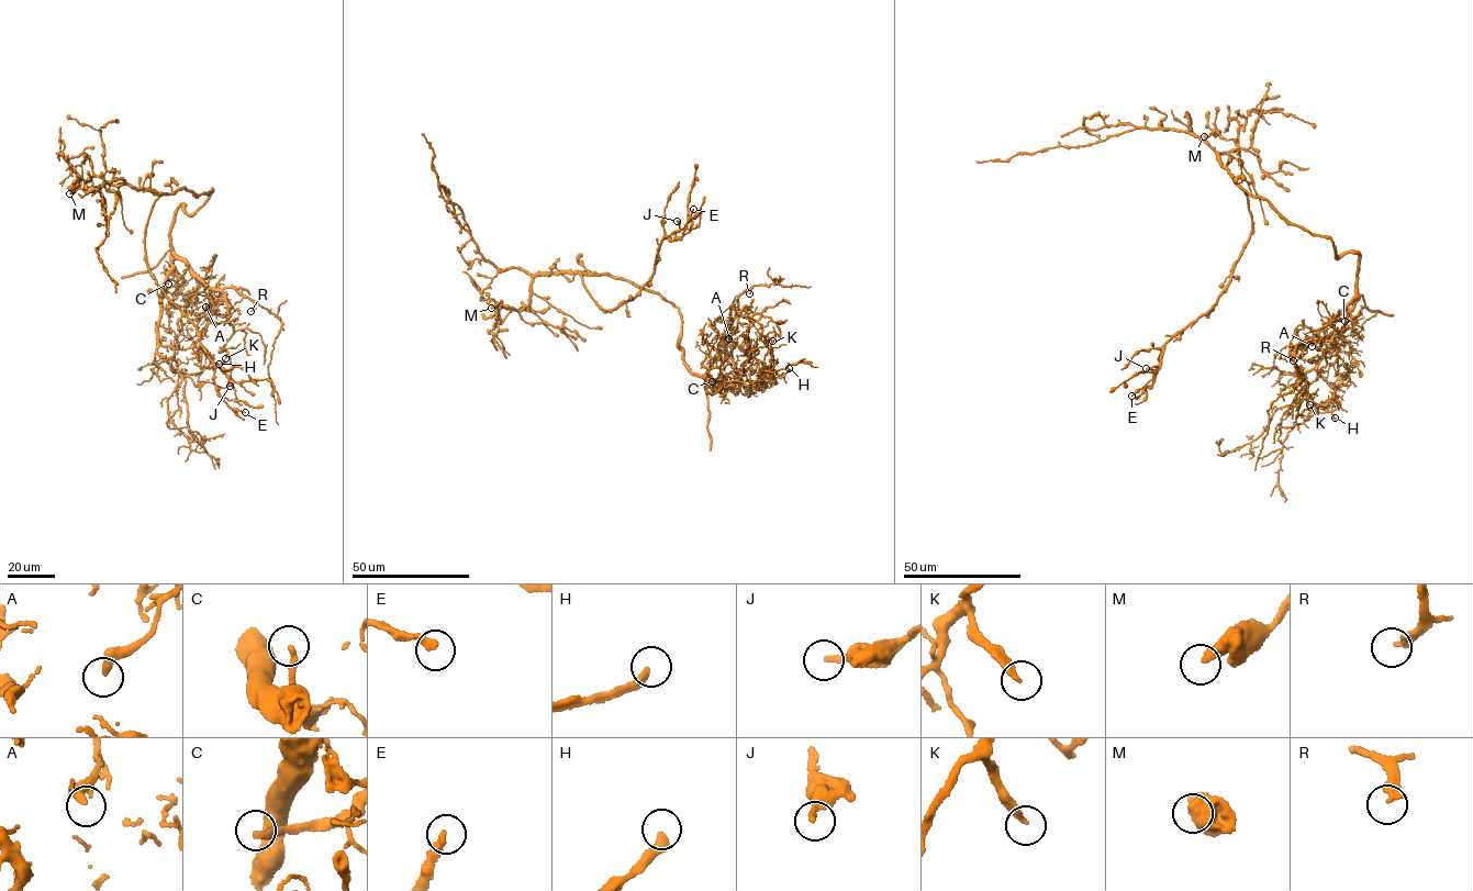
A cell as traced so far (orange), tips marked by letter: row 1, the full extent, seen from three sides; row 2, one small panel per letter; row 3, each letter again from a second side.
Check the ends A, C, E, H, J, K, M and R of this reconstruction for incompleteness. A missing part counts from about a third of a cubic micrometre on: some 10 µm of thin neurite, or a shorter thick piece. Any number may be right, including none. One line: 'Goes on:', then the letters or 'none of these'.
Goes on: C, E, J, R

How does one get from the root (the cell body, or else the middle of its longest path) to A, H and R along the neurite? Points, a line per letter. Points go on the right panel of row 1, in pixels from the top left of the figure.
A: (1323, 236), (1331, 241), (1336, 257), (1357, 253), (1358, 269), (1352, 298), (1318, 329), (1320, 336), (1312, 346)
H: (1323, 236), (1336, 257), (1358, 256), (1358, 301), (1336, 340), (1338, 358), (1319, 372), (1336, 391), (1335, 418)
R: (1323, 236), (1331, 241), (1336, 257), (1349, 253), (1358, 254), (1354, 294), (1314, 336), (1295, 344), (1293, 360)

